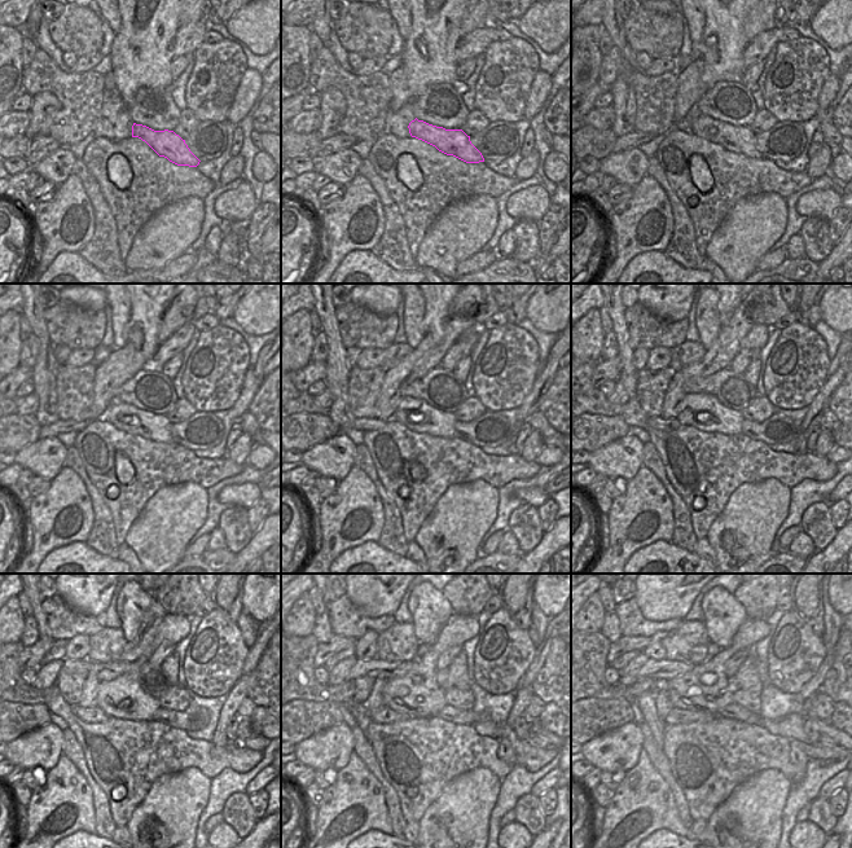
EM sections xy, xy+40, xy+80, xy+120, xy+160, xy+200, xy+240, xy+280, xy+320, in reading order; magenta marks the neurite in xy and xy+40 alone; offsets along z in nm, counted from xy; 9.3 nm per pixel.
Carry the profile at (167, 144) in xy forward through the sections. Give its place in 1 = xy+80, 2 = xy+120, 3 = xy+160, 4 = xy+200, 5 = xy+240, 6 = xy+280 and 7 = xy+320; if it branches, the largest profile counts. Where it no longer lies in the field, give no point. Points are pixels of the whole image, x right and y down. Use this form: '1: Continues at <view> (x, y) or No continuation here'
1: Continues at xy+80 (739, 139)
2: Continues at xy+120 (126, 417)
3: Continues at xy+160 (416, 414)
4: Continues at xy+200 (705, 412)
5: Continues at xy+240 (123, 698)
6: Continues at xy+280 (426, 699)
7: Continues at xy+320 (712, 698)

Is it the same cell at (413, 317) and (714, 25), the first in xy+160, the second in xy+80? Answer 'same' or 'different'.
different

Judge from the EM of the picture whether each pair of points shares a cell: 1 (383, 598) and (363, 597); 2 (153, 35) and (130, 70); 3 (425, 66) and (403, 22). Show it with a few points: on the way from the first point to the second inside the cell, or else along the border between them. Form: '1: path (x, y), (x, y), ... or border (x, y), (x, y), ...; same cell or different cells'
1: path (378, 597), (368, 597); same cell
2: path (144, 44), (139, 61); same cell
3: border (412, 13), (412, 30), (404, 40); different cells

